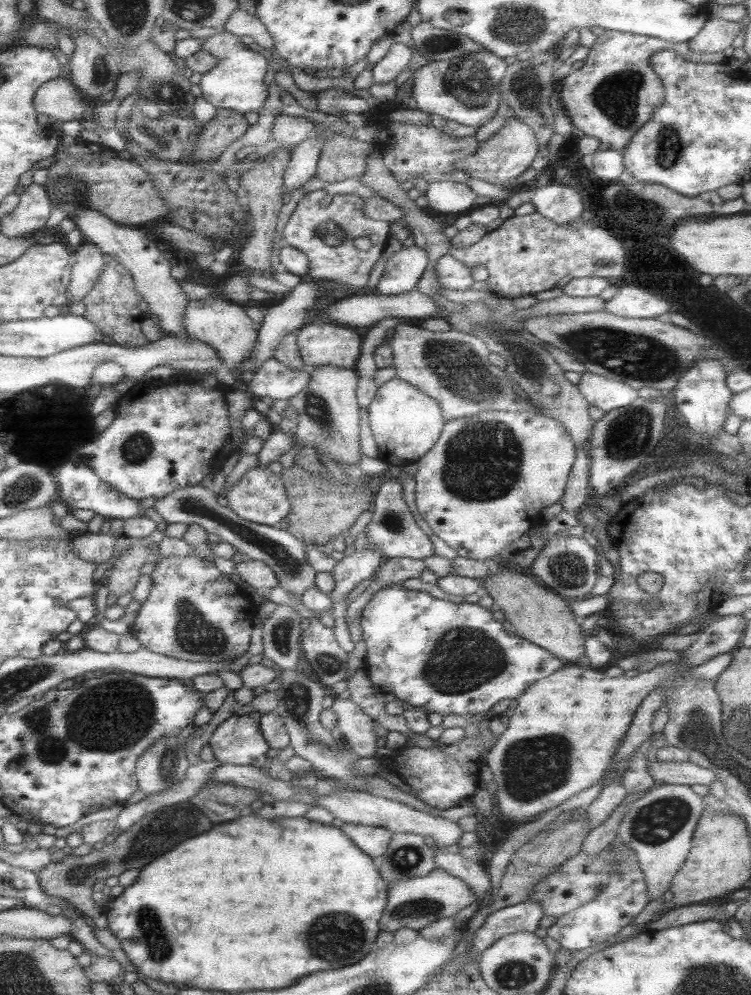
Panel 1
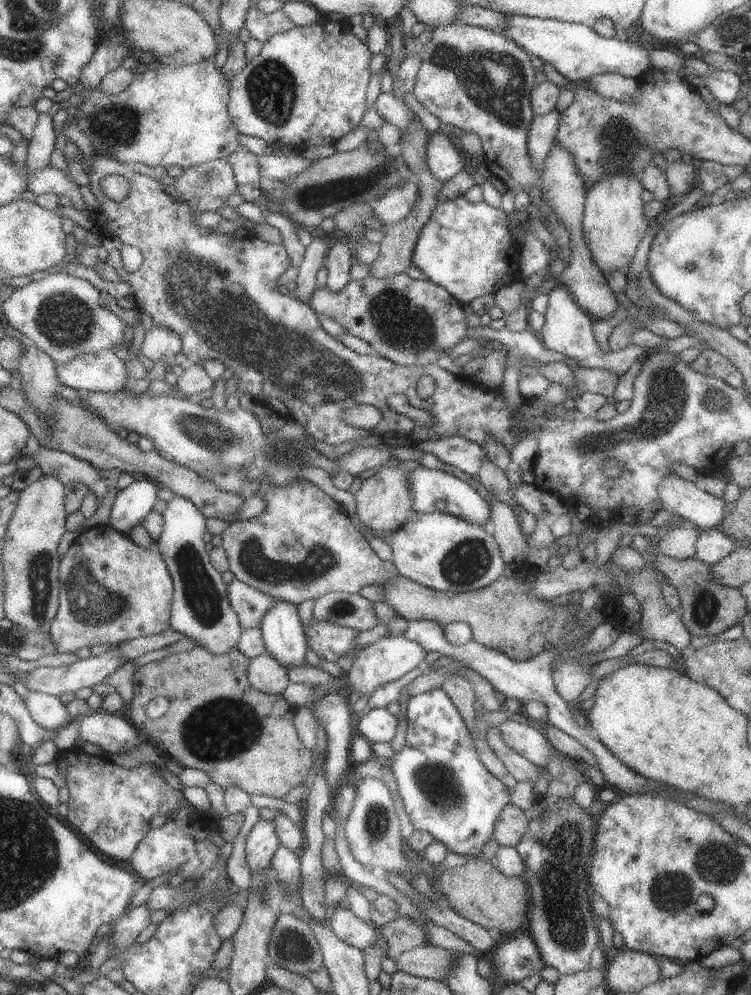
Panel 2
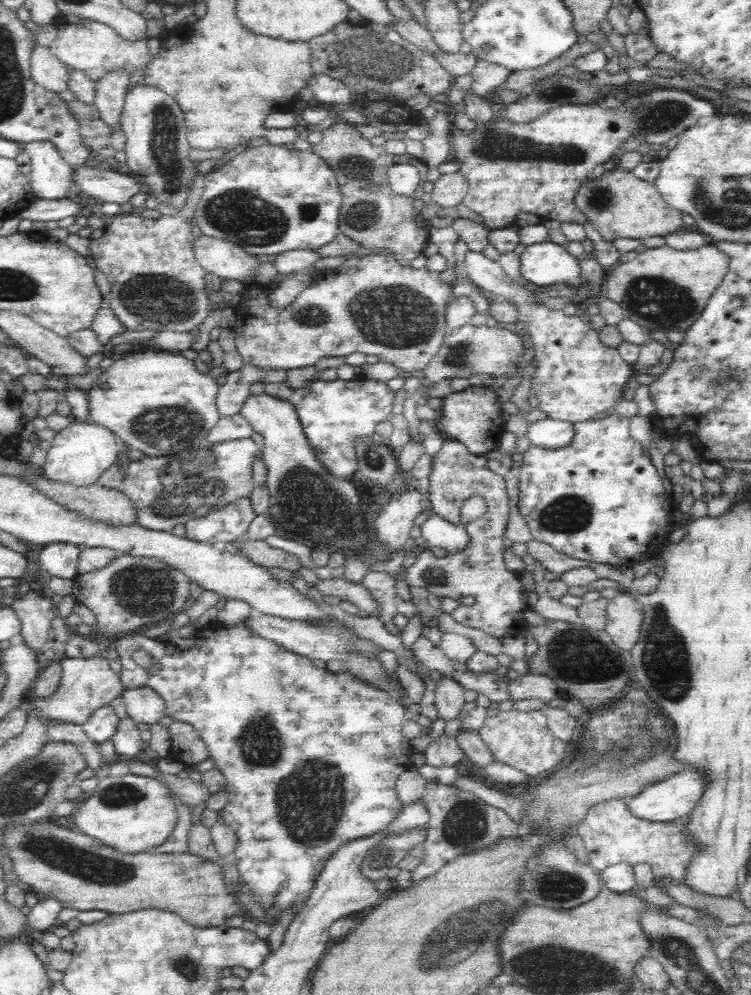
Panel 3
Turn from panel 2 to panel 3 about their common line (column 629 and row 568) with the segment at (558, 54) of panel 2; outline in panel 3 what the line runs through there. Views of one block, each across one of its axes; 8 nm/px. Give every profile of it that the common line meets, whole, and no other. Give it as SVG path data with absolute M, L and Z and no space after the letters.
M67 542L50 543L40 551L40 570L60 579L72 579L77 574L81 548Z

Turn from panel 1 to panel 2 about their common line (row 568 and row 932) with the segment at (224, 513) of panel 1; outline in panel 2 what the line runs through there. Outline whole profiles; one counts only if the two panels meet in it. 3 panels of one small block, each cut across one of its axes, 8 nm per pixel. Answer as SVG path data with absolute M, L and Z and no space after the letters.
M280 913L275 922L269 942L269 961L299 975L307 975L316 969L325 970L323 956L310 925L292 913Z

